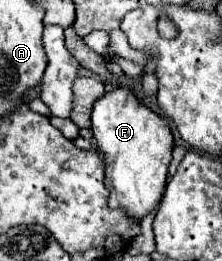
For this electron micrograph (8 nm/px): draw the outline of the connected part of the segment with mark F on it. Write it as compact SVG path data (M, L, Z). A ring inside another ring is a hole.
M124 86L106 92L92 112L92 134L98 152L104 156L104 172L110 208L122 208L130 220L140 222L146 214L156 212L166 188L168 164L172 160L172 132L164 118L150 112Z

